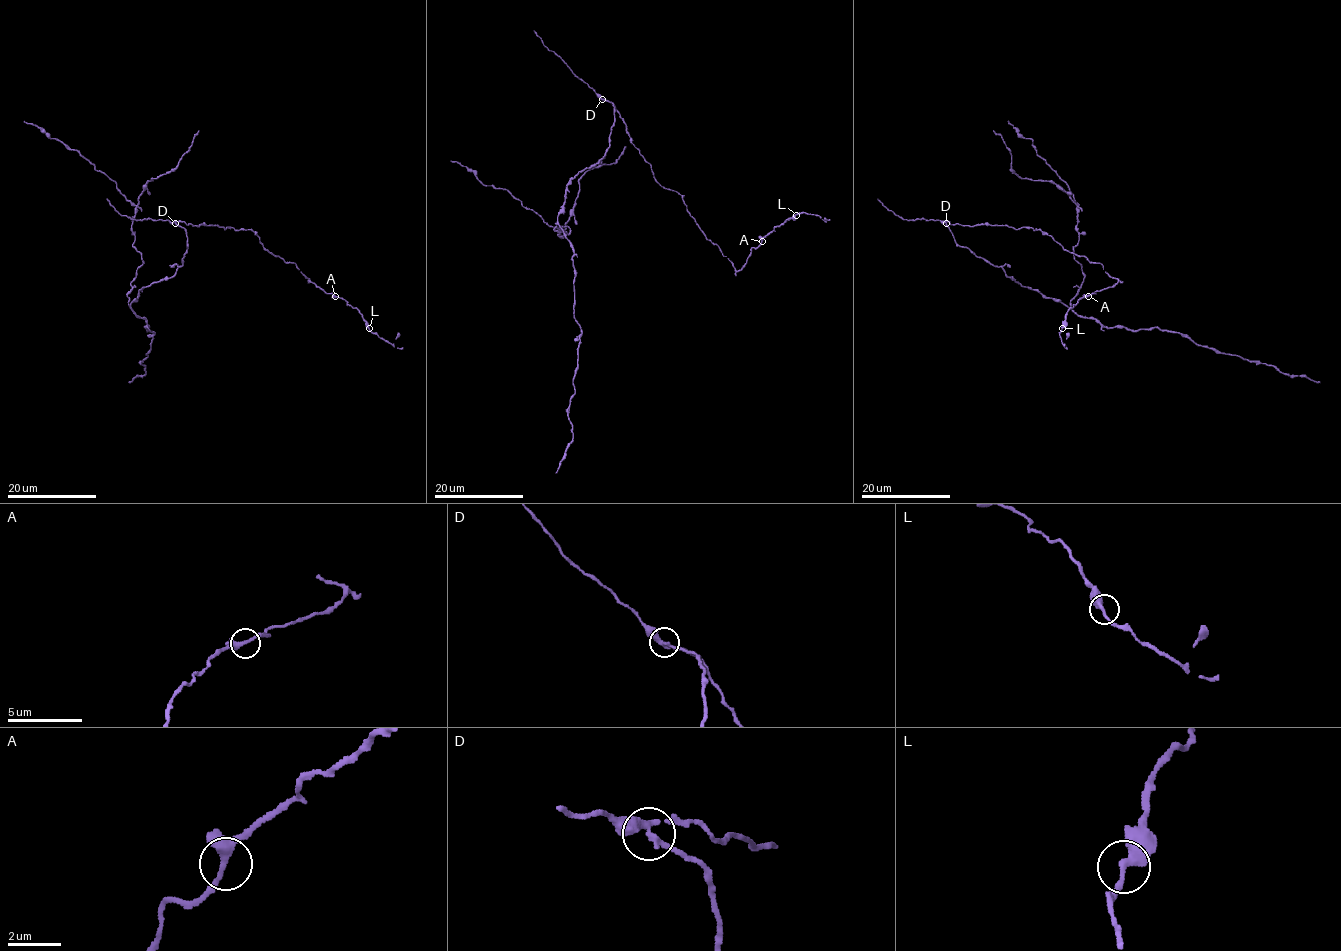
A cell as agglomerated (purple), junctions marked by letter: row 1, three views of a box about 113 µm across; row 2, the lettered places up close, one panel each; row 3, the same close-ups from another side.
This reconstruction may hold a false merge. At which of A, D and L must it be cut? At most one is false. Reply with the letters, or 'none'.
D

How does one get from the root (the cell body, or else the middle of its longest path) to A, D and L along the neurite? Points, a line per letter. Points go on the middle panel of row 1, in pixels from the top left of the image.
A: (614, 117), (613, 104), (602, 99), (614, 105), (654, 179), (682, 196), (704, 236), (736, 270), (762, 241)
D: (614, 117), (613, 104), (602, 98)
L: (614, 117), (613, 104), (602, 99), (614, 105), (654, 179), (682, 196), (704, 236), (736, 270), (796, 215)

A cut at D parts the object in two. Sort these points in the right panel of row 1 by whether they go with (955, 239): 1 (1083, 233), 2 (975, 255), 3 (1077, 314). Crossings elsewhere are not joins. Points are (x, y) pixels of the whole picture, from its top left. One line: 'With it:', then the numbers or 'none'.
With it: 1, 2, 3

